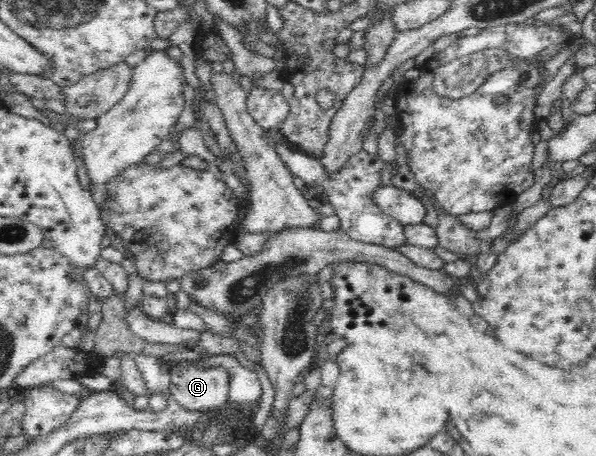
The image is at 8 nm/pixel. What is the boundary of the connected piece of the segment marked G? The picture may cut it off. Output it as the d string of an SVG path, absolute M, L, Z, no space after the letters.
M184 360L170 369L170 379L171 394L187 410L212 410L228 404L231 377L225 367L193 365Z

